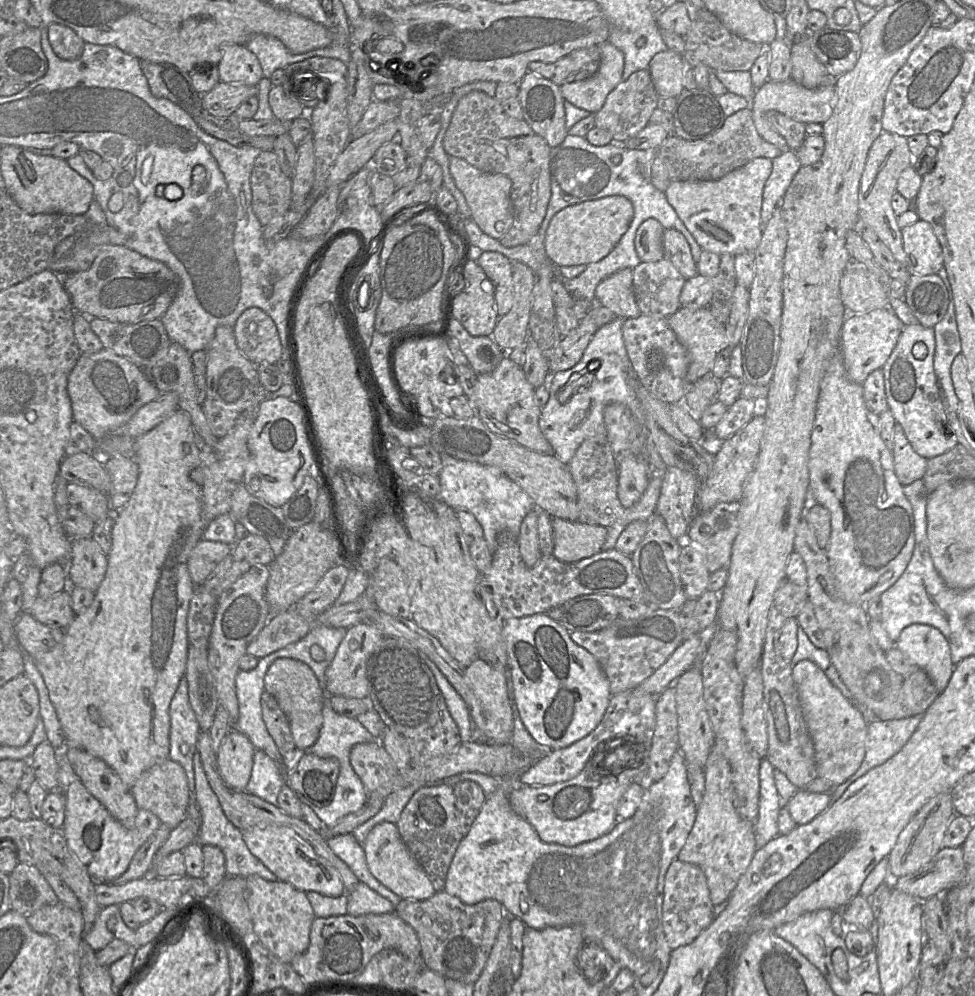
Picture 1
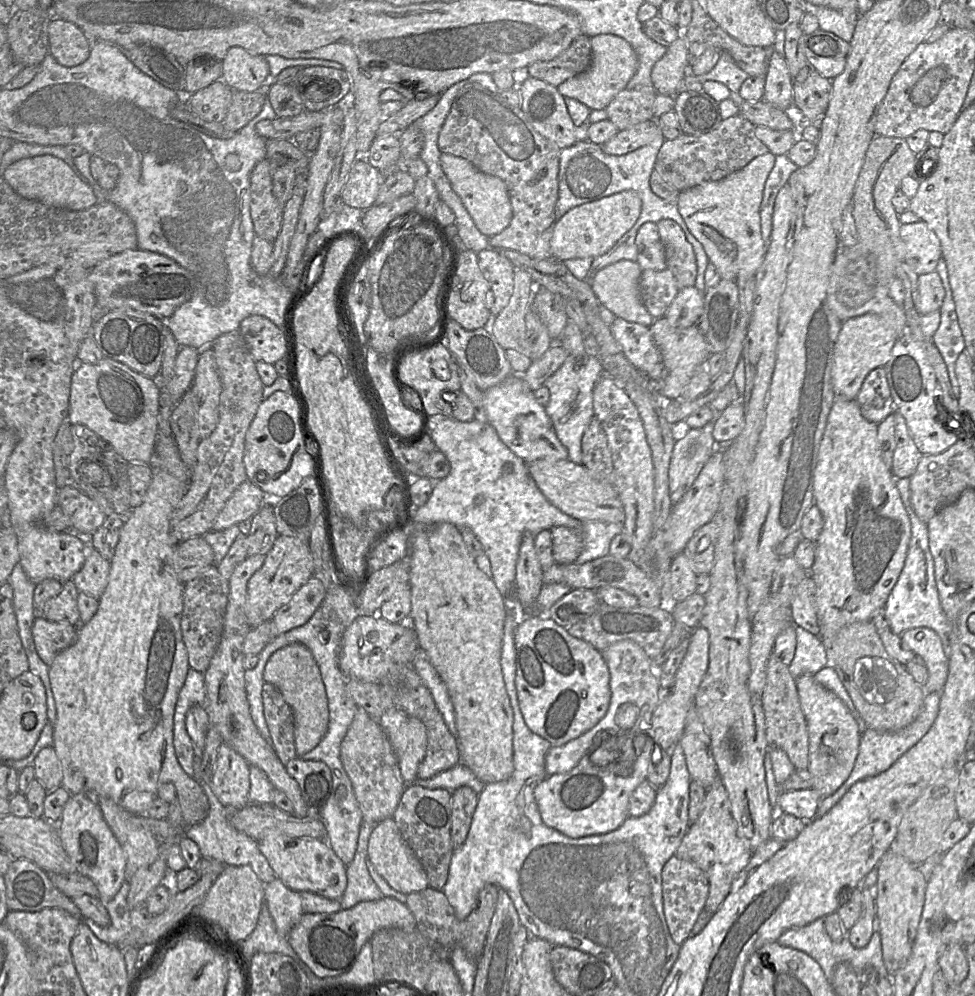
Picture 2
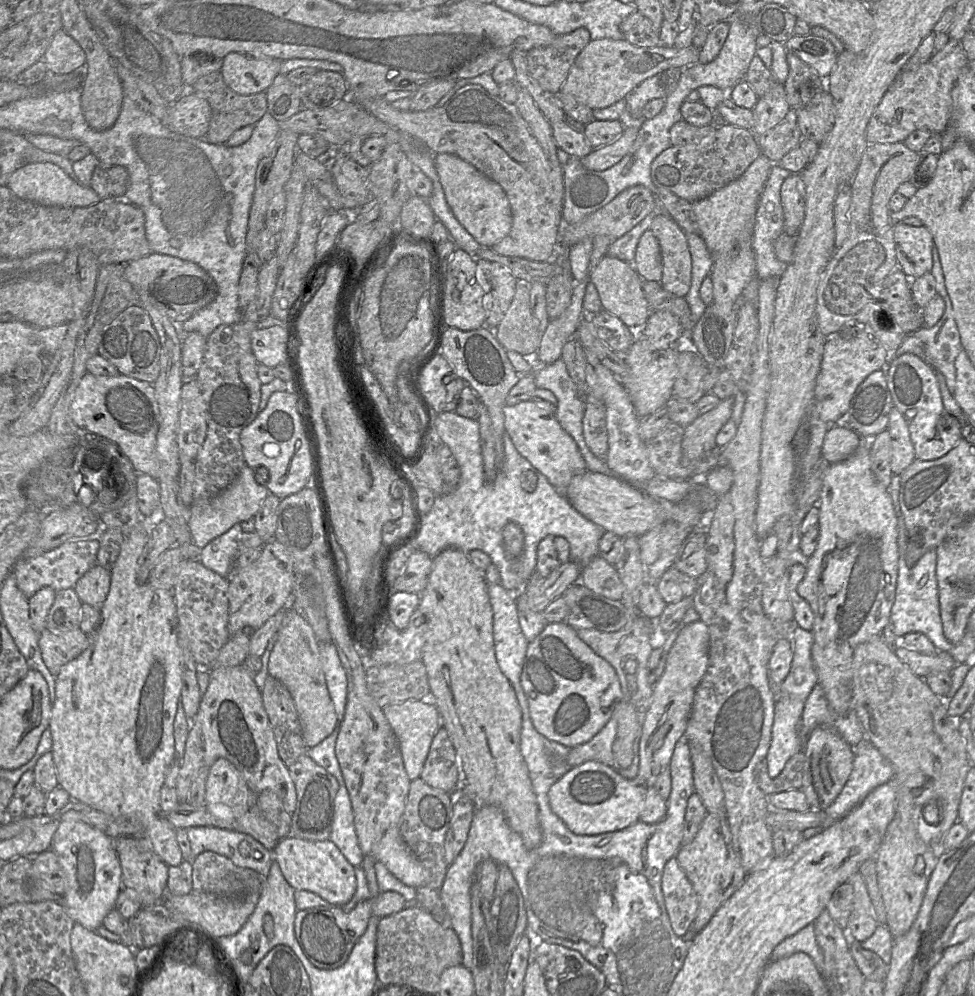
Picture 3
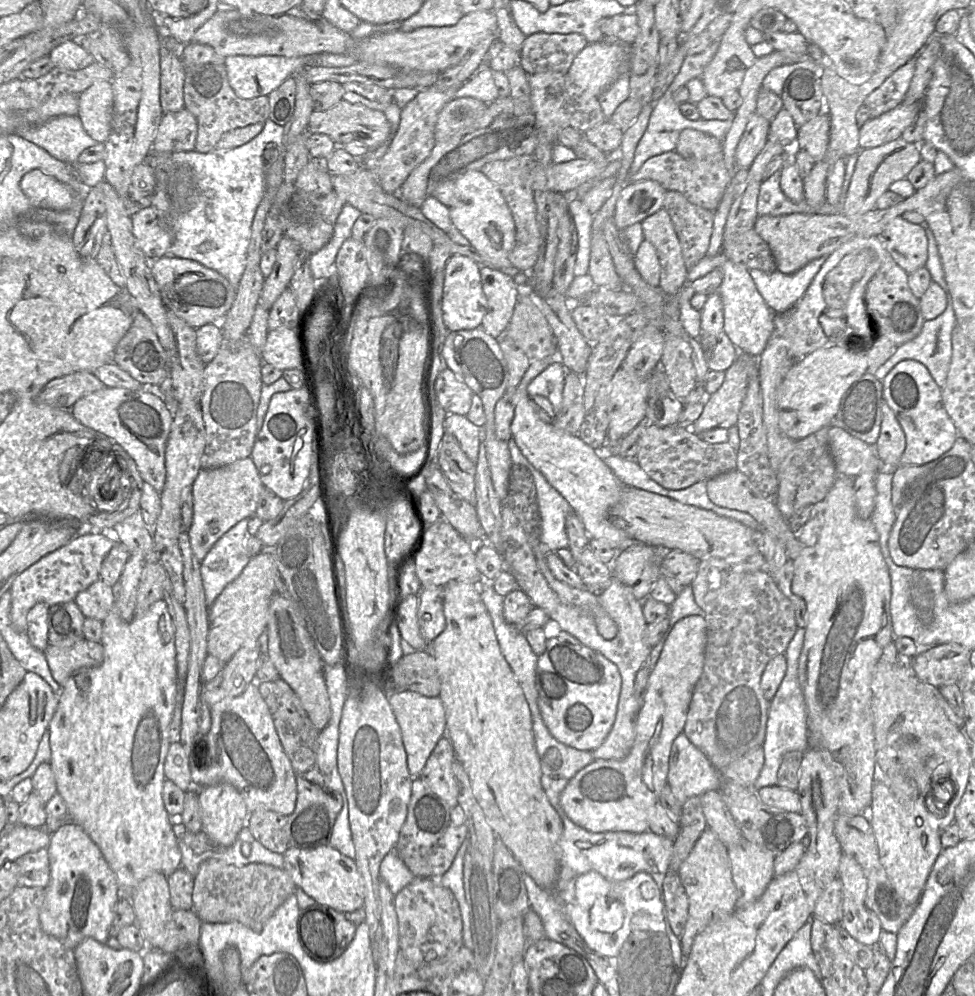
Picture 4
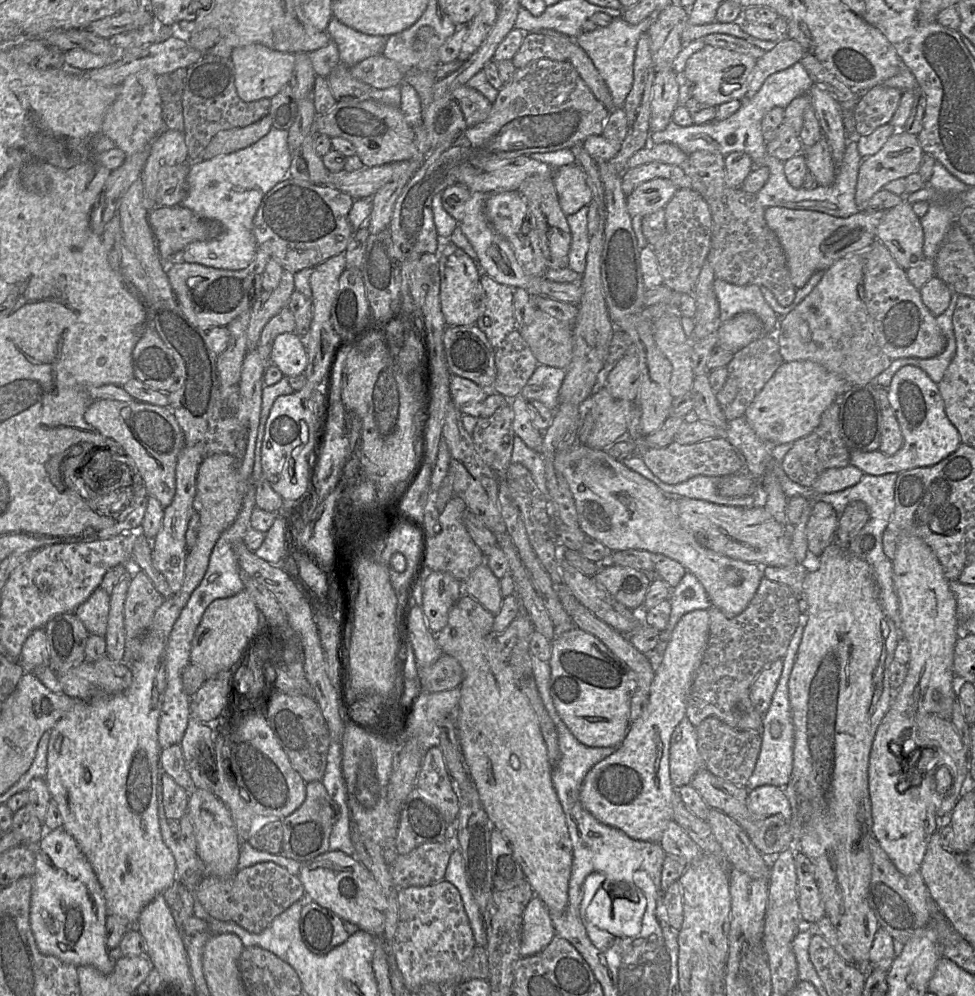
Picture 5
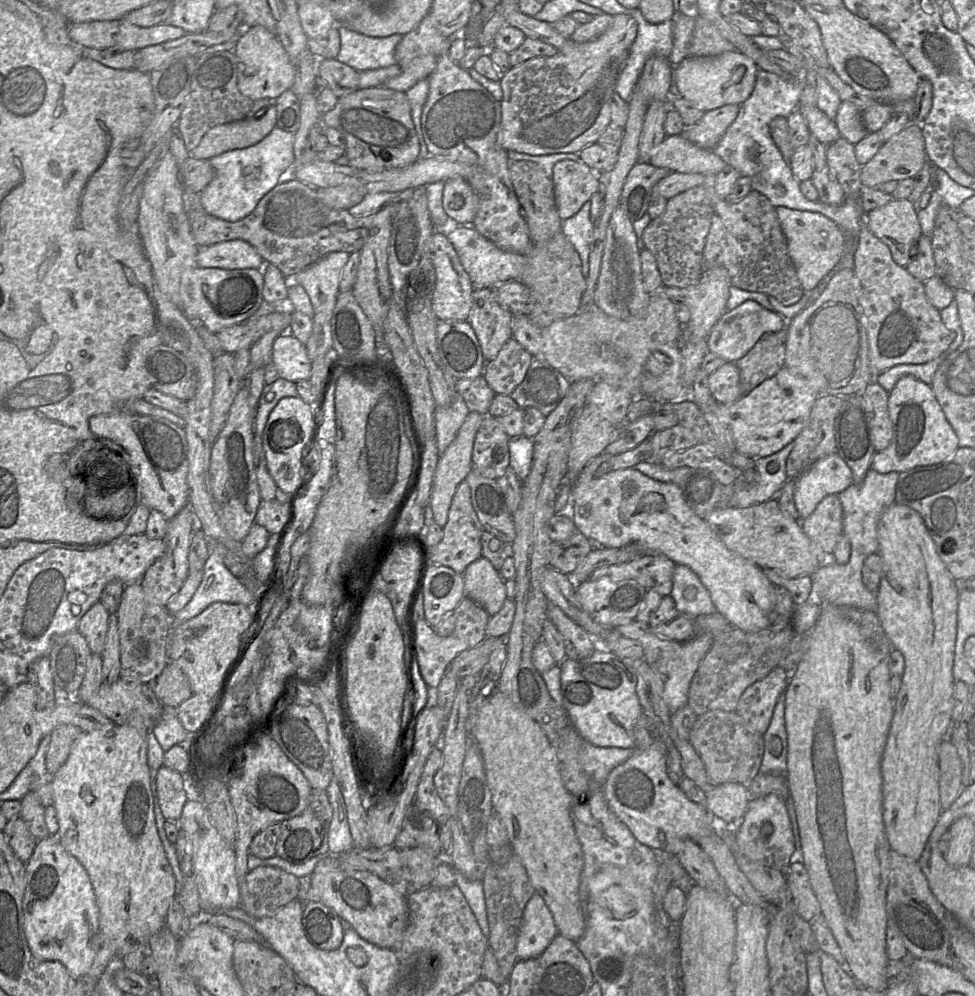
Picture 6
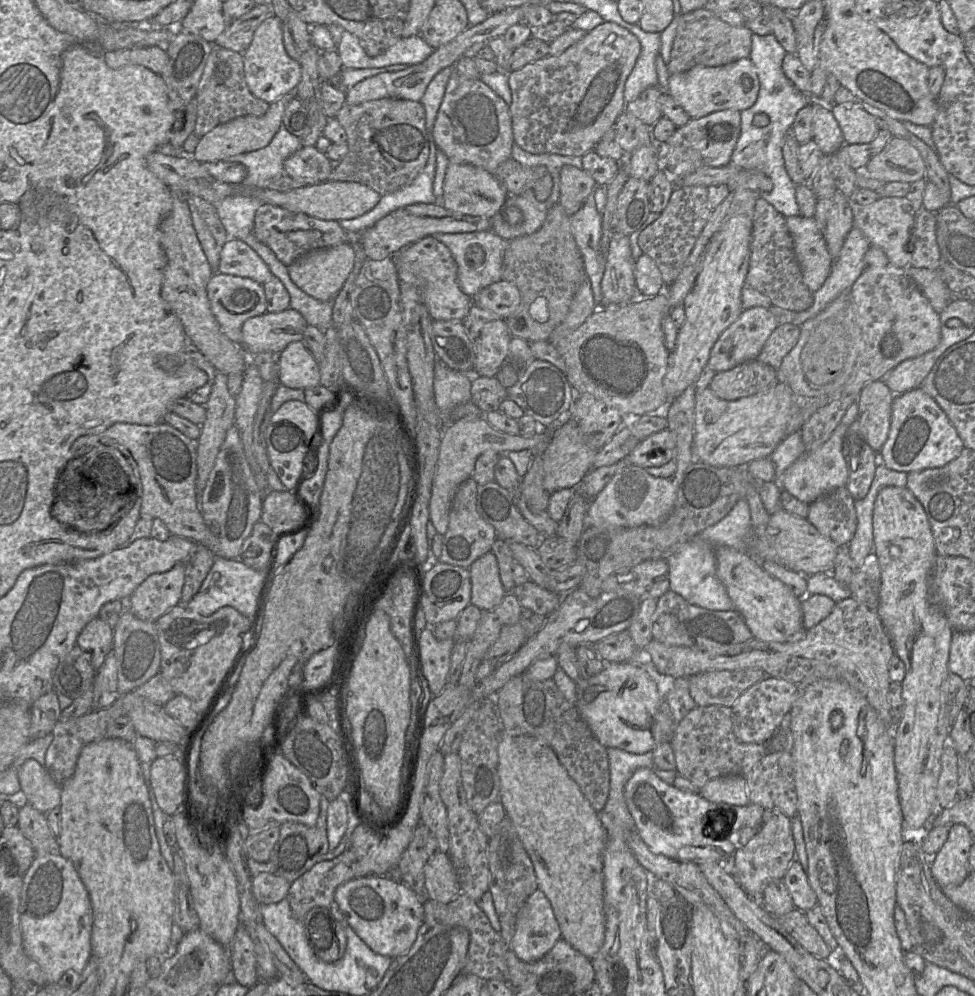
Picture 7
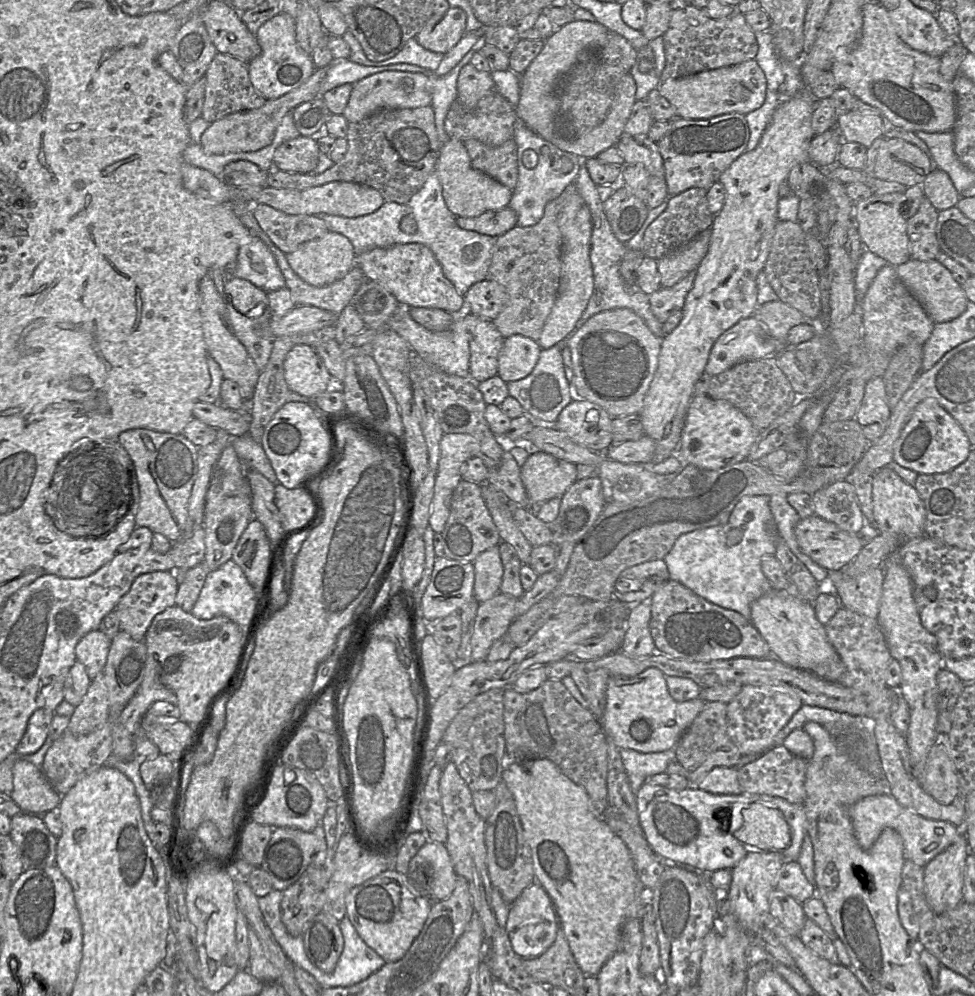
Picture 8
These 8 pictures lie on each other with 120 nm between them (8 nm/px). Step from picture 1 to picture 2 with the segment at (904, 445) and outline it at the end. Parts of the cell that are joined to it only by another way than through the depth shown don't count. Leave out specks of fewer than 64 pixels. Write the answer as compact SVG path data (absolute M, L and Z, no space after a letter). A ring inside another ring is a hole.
M898 411L892 414L895 419L896 446L891 471L895 478L910 478L923 455L914 444L904 417Z

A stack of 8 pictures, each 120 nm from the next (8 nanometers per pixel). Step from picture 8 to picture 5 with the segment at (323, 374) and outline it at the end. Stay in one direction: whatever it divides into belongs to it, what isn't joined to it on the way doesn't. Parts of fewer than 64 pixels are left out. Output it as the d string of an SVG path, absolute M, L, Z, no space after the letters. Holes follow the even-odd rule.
M295 332L279 334L272 345L270 362L276 365L285 377L303 374L307 366L307 353L302 337Z

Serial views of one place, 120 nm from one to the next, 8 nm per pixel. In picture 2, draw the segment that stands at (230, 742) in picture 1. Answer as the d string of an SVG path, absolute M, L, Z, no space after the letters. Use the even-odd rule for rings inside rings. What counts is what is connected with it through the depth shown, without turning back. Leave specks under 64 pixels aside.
M222 742L210 787L220 803L230 810L250 804L250 766L240 754Z

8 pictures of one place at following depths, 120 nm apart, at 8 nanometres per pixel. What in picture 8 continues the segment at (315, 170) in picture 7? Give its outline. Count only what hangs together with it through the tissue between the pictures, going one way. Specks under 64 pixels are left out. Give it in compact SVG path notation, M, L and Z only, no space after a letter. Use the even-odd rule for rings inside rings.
M299 135L277 147L273 168L291 173L312 173L318 163L320 150L313 137Z

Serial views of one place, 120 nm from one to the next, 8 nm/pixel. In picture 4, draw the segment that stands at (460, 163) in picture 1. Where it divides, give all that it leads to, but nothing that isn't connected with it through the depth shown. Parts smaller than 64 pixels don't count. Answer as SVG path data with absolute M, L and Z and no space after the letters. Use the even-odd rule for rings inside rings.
M470 170L457 178L454 181L455 184L455 192L453 197L452 206L449 208L449 214L454 227L469 241L470 245L482 255L482 257L490 264L490 267L496 268L499 270L506 270L506 271L519 271L513 270L513 266L508 259L509 252L513 249L515 245L515 224L512 217L512 214L506 204L505 199L503 198L500 190L498 189L497 185L490 181L480 170Z

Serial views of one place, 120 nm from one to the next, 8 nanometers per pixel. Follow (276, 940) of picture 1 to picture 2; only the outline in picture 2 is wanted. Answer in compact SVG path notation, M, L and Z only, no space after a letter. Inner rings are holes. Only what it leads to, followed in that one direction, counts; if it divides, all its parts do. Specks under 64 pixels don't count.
M275 878L264 886L264 902L273 918L277 933L288 938L304 914L300 893L289 889L280 879Z

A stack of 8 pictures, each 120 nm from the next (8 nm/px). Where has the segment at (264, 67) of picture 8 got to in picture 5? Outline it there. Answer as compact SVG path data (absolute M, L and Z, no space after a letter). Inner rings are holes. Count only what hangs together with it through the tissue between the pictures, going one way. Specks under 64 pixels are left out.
M262 44L236 47L230 56L235 70L235 87L244 102L263 98L271 99L285 85L289 84L295 63L295 54L272 50Z

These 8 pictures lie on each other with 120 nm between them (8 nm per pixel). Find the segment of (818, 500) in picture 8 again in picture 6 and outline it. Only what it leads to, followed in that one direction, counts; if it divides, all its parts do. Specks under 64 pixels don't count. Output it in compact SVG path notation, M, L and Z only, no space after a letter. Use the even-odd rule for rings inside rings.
M838 496L823 498L801 525L820 553L832 554L844 530L843 509Z

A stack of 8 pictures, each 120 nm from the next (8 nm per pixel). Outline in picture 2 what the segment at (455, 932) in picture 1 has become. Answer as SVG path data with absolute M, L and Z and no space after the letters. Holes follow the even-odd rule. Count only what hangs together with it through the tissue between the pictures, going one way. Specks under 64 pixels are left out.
M487 884L479 893L476 905L465 920L459 920L454 909L449 904L442 891L430 886L423 891L407 895L405 905L410 910L416 921L416 929L425 937L435 941L445 948L461 947L473 960L478 960L484 950L491 920L496 910L499 887Z

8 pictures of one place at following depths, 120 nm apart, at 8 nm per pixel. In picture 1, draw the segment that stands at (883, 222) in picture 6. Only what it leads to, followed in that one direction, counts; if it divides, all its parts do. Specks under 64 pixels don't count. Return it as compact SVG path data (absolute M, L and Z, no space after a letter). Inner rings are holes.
M923 219L901 229L911 274L937 274L944 267L940 242L931 224Z

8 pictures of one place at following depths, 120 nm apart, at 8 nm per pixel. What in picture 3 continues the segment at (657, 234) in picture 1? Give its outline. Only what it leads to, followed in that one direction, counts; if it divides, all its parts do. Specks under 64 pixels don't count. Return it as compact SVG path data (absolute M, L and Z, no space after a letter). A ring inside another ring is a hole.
M650 229L646 230L639 239L633 266L643 280L660 282L662 279L661 249Z

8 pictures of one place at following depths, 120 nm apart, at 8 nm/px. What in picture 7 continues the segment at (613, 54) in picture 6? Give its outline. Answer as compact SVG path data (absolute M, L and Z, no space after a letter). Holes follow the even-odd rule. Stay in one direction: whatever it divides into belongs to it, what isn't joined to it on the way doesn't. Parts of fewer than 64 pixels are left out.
M604 21L561 54L508 72L514 143L531 154L582 157L593 150L626 109L624 87L640 51L634 34Z

